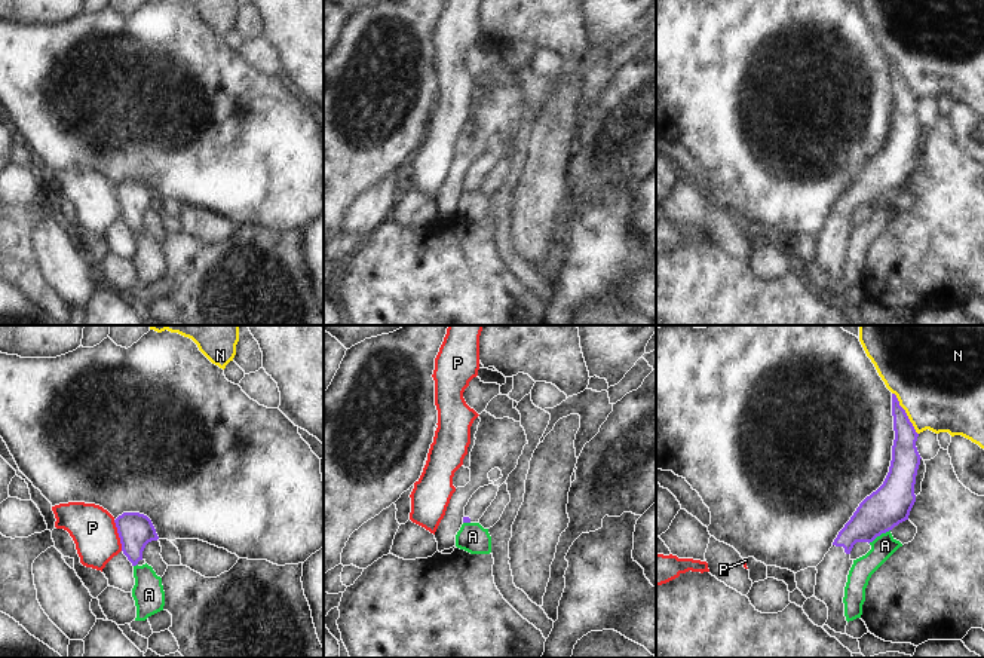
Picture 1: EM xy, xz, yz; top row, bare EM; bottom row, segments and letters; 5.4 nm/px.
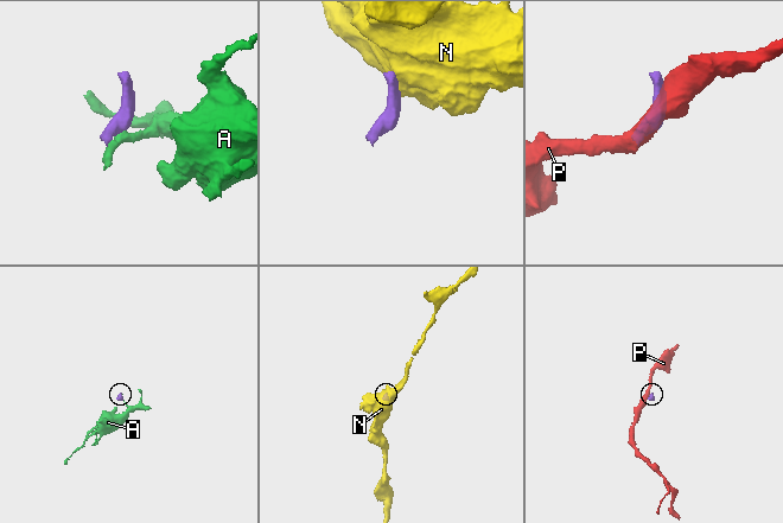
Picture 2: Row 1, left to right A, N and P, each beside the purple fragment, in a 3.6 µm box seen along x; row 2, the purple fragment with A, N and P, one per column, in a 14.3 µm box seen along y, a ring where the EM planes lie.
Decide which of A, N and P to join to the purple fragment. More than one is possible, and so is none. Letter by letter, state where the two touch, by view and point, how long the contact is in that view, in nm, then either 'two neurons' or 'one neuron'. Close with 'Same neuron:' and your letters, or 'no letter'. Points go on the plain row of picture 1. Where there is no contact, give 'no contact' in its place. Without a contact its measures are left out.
A: meets purple in yz at (879, 202); contact 140 nm long; two neurons
N: meets purple in yz at (906, 80); contact 280 nm long; two neurons
P: meets purple in xy at (119, 202); contact 180 nm long; two neurons
Same neuron: no letter

